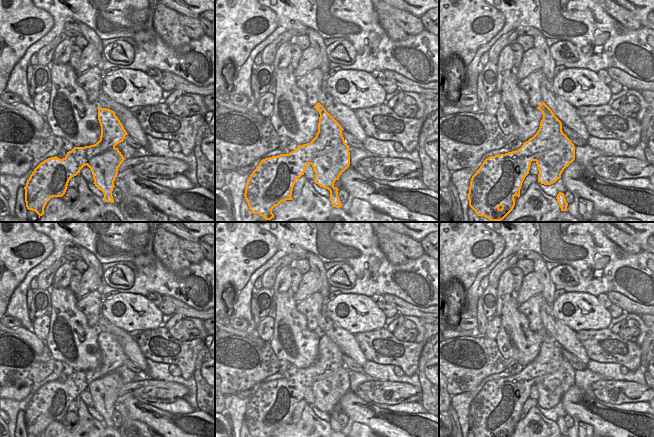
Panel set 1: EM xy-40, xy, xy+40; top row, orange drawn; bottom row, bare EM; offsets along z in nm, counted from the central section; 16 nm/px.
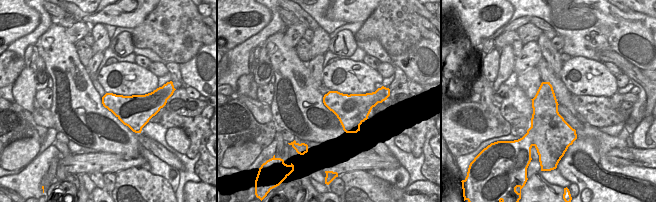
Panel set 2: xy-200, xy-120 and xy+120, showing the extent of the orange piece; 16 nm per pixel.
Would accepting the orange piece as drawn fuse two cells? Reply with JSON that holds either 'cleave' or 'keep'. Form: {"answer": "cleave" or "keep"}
{"answer": "cleave"}

